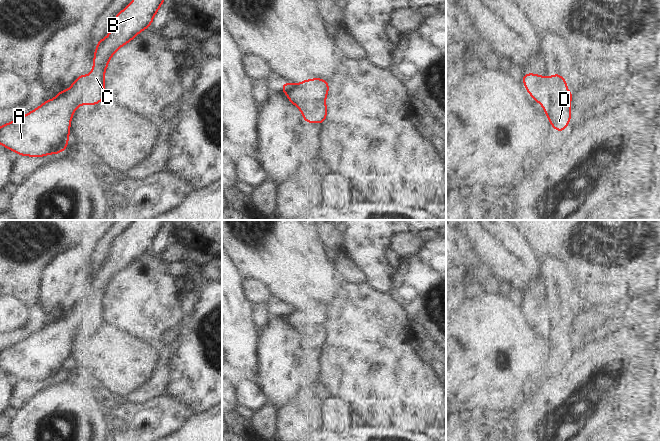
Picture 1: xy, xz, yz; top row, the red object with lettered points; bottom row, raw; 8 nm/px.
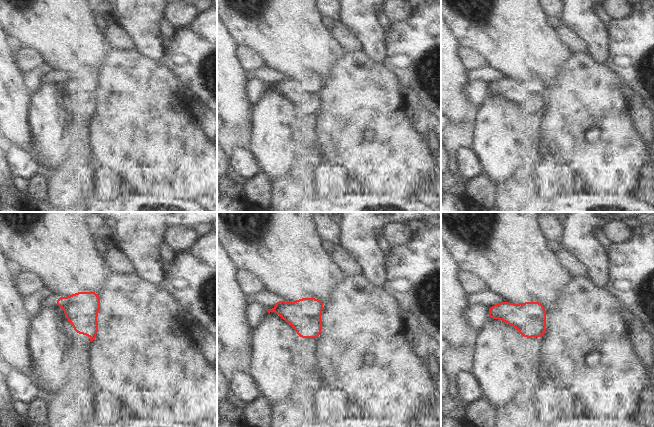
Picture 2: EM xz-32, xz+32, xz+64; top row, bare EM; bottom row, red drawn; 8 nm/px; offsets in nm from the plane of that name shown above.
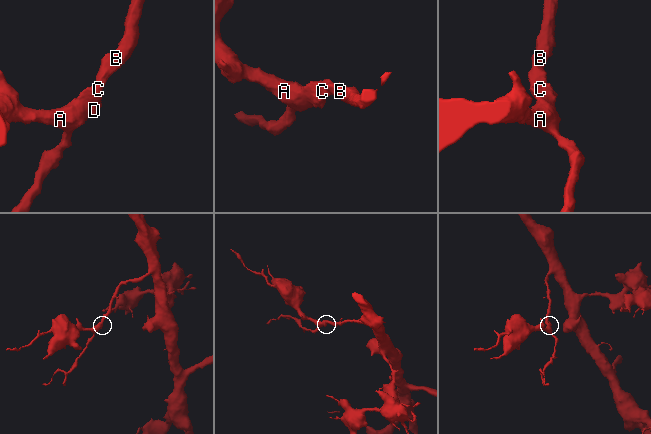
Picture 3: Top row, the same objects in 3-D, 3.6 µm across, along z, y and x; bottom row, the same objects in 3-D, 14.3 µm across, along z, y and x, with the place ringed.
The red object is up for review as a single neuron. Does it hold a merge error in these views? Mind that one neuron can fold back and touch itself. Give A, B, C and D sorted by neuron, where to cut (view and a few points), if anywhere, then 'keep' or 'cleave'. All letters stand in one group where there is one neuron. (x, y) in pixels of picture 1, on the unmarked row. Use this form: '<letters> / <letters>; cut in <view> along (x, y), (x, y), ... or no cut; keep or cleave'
A B C D; no cut; keep

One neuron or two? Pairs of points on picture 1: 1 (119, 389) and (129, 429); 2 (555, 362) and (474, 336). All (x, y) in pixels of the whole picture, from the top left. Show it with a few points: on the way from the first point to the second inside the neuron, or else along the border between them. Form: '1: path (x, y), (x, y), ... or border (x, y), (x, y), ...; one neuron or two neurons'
1: border (126, 399), (117, 399), (111, 402); two neurons
2: border (555, 354), (549, 359), (540, 377); two neurons

